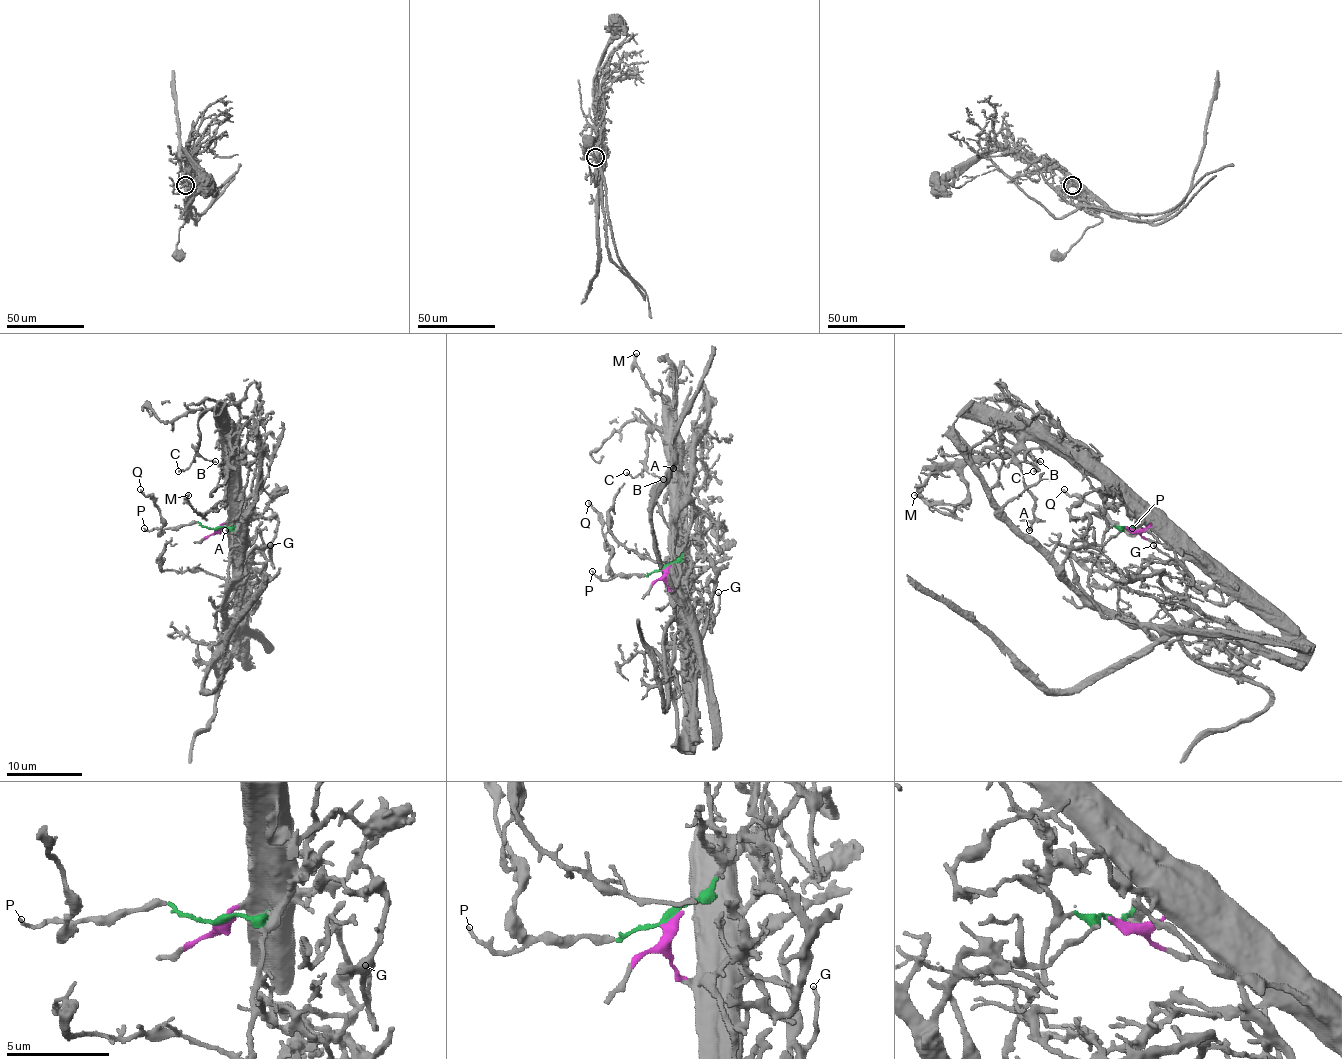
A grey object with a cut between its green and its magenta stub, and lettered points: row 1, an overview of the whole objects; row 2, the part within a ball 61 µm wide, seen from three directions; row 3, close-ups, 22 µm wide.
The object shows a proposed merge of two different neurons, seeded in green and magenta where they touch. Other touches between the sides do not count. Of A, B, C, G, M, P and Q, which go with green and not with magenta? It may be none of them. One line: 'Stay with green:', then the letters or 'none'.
Stay with green: P, Q

